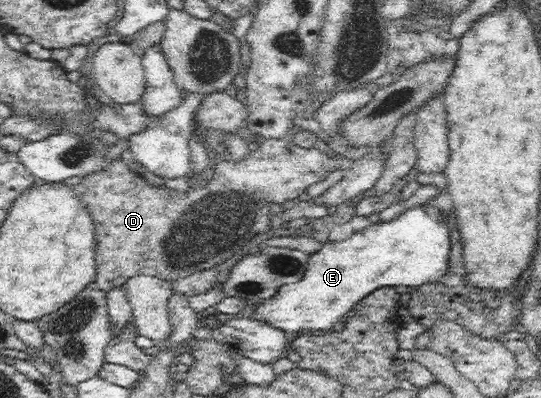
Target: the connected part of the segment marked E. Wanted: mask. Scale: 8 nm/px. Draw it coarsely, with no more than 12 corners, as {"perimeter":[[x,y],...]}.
{"perimeter":[[425,203],[309,255],[252,317],[328,331],[380,287],[448,272],[446,213]]}

